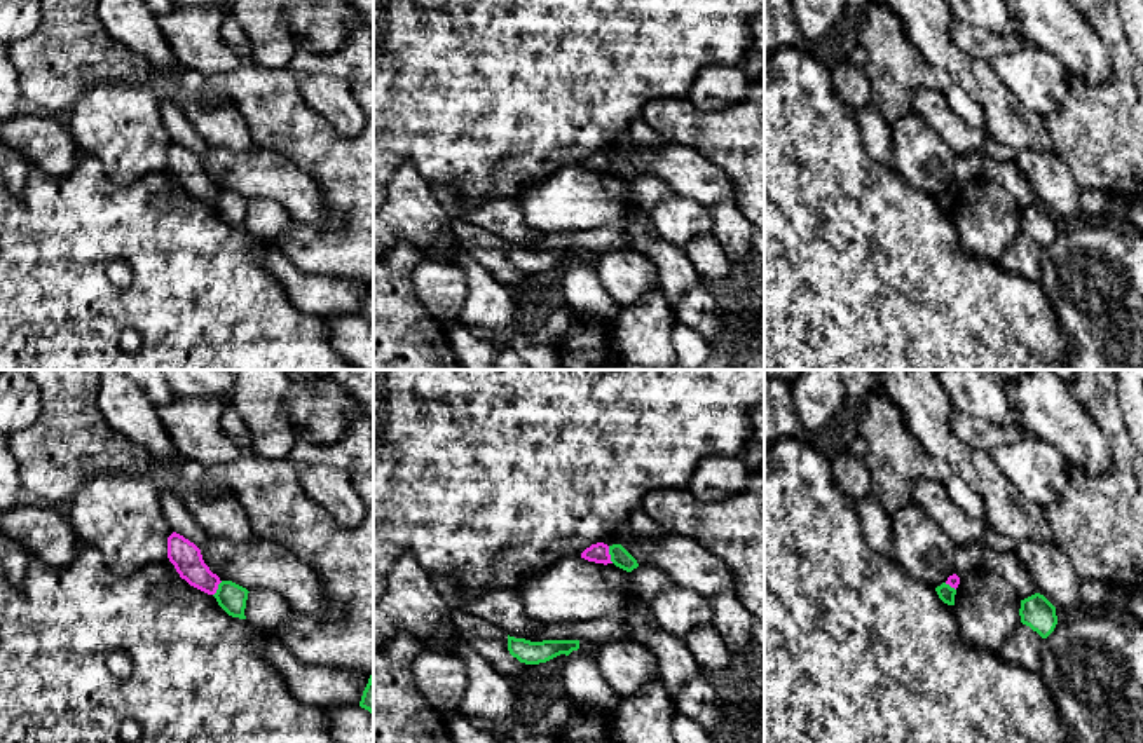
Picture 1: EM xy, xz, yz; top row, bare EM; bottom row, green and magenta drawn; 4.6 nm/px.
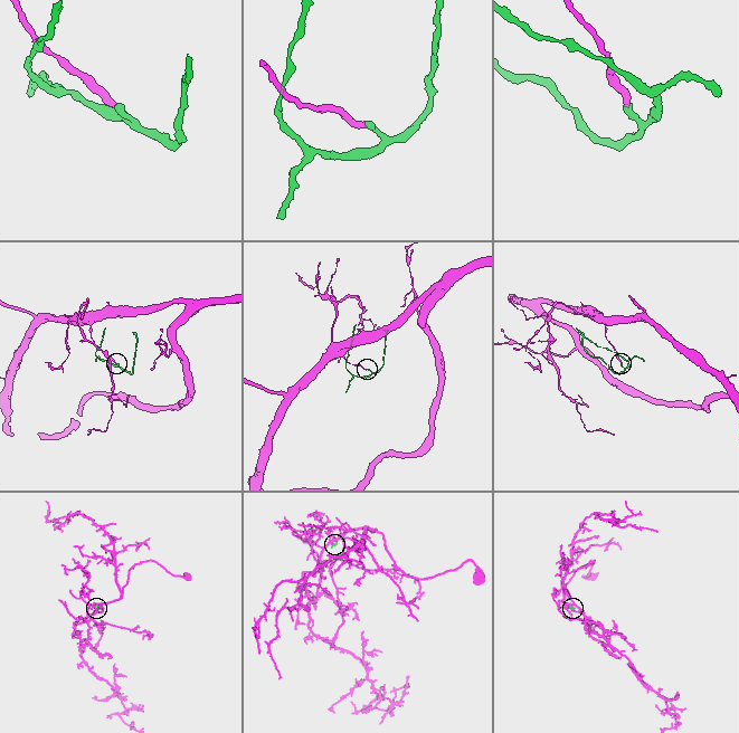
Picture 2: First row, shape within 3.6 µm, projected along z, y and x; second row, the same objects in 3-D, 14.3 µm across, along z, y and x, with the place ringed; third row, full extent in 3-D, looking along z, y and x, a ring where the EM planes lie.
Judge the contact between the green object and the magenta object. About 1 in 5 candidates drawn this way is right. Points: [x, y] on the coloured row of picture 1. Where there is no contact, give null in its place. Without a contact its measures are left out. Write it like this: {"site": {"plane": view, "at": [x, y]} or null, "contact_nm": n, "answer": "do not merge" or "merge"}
{"site": {"plane": "xz", "at": [609, 553]}, "contact_nm": 80, "answer": "do not merge"}

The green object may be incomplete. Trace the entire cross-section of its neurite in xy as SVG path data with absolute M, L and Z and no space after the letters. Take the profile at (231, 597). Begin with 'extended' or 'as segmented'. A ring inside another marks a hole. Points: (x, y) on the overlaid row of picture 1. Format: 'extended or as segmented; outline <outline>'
as segmented; outline M222 581L213 596L229 616L246 619L244 609L246 609L248 593L250 591L246 588L232 581Z

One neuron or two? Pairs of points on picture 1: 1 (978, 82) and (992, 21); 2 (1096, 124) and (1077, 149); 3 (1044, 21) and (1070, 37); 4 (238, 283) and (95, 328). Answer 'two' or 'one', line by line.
1: two
2: one
3: one
4: one

